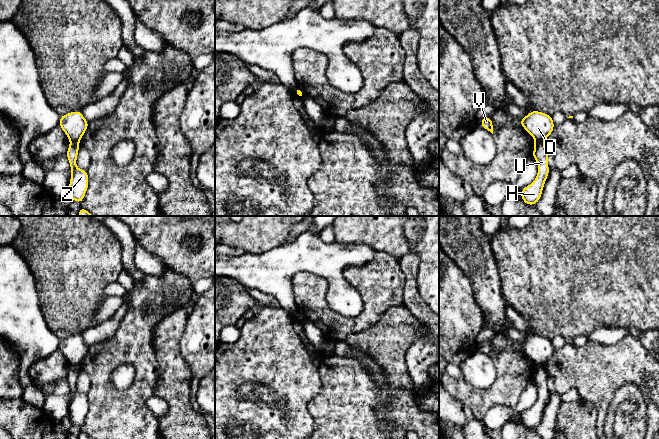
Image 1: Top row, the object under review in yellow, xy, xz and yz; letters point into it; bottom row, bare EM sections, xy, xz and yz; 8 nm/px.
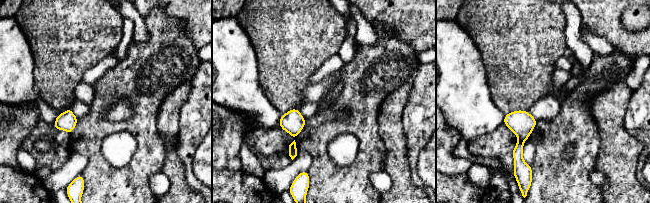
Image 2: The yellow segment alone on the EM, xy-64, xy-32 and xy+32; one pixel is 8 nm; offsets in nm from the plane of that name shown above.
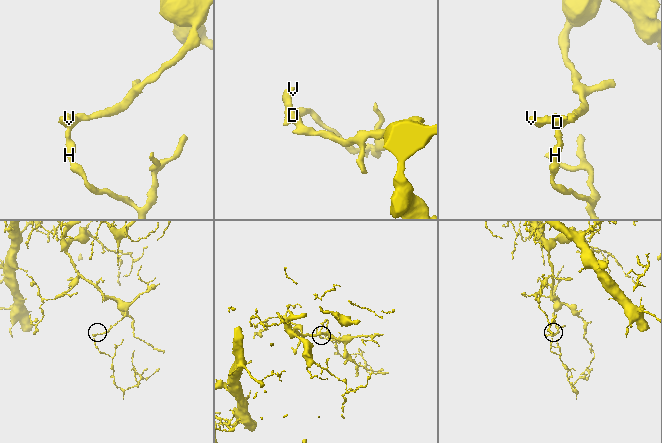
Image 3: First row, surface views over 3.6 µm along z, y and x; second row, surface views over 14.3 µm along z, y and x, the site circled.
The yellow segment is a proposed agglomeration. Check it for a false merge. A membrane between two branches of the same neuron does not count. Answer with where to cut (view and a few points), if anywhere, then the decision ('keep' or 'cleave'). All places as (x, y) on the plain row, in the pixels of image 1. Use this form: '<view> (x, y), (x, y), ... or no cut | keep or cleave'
xy (71, 364), (78, 366) | cleave

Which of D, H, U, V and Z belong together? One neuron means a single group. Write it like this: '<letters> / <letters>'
D V / H U Z

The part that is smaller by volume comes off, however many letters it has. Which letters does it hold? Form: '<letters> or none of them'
H, U, Z

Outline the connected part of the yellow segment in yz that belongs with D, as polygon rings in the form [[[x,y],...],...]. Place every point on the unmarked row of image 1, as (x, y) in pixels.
[[[535,334],[520,342],[520,347],[537,366],[544,366],[553,356],[555,349],[552,340]]]

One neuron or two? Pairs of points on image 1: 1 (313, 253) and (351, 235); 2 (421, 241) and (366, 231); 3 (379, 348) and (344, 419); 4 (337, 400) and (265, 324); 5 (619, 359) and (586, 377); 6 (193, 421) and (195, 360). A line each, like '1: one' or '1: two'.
1: two
2: one
3: two
4: two
5: one
6: two

